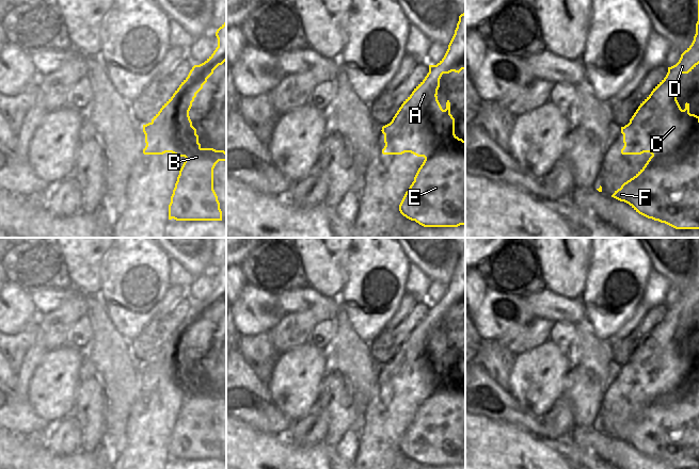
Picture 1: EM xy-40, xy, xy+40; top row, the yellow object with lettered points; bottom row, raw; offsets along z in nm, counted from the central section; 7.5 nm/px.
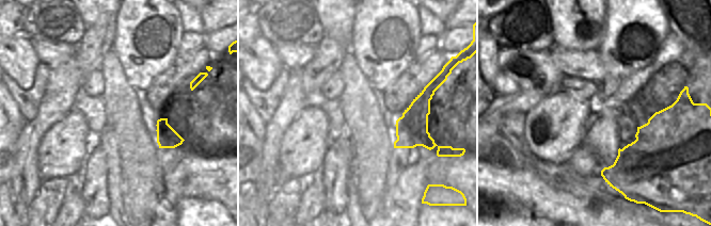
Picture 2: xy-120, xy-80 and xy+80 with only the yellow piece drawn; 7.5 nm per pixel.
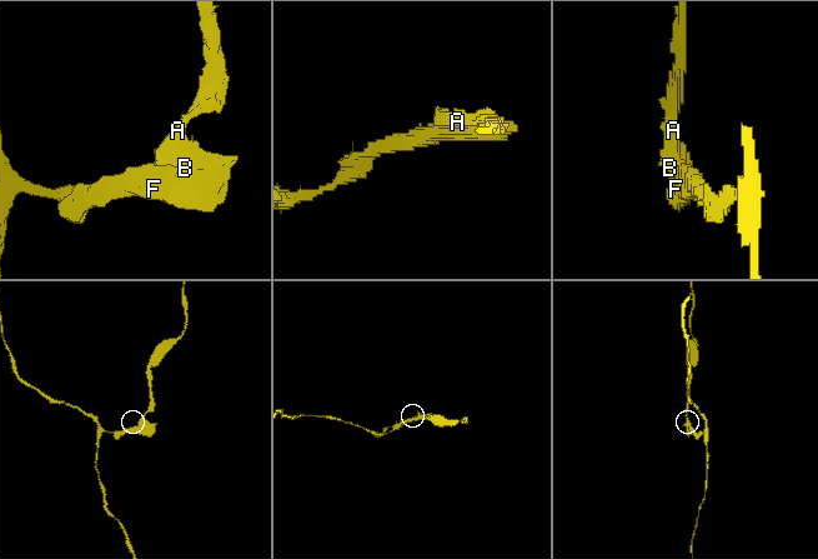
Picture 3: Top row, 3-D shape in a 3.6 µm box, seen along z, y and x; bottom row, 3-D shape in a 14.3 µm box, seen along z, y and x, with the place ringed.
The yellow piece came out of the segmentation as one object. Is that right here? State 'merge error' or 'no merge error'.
merge error

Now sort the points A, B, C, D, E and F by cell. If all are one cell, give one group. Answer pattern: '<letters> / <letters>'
A D / B C E F

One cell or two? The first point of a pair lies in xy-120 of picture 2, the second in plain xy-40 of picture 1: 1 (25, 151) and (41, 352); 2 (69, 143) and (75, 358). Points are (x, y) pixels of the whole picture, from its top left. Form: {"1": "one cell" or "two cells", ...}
{"1": "one cell", "2": "one cell"}

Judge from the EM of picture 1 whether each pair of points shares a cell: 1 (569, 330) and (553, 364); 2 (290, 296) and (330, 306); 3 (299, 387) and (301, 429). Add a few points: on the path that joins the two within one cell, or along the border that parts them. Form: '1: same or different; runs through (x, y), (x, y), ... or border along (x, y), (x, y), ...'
1: different; border along (549, 339), (567, 351)
2: same; runs through (300, 300), (312, 300), (320, 305)
3: different; border along (317, 401), (310, 411), (295, 421)

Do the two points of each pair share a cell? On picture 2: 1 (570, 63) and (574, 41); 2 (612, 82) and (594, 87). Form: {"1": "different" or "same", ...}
{"1": "different", "2": "different"}

